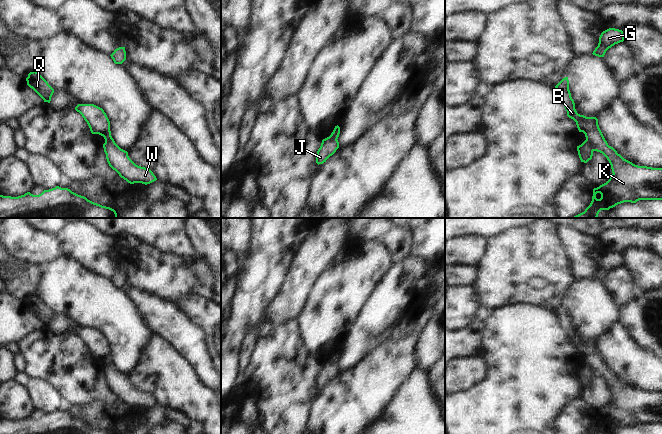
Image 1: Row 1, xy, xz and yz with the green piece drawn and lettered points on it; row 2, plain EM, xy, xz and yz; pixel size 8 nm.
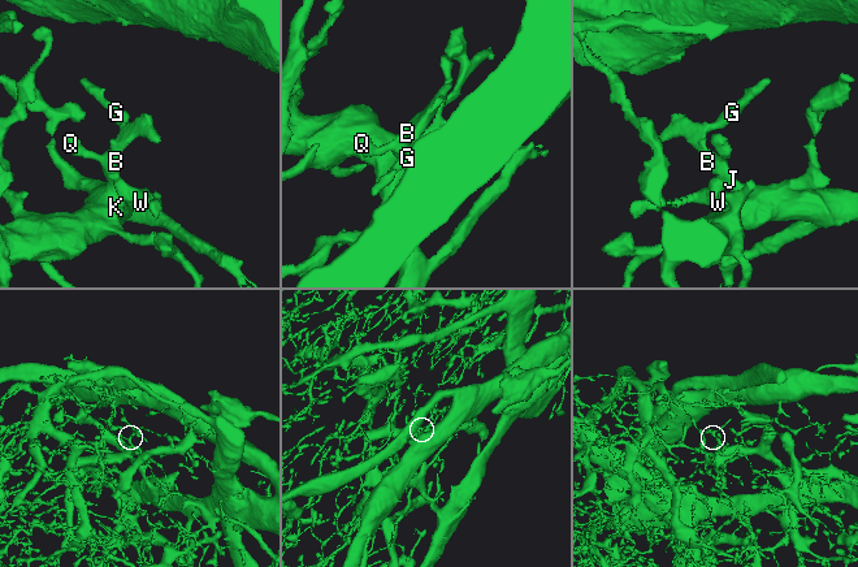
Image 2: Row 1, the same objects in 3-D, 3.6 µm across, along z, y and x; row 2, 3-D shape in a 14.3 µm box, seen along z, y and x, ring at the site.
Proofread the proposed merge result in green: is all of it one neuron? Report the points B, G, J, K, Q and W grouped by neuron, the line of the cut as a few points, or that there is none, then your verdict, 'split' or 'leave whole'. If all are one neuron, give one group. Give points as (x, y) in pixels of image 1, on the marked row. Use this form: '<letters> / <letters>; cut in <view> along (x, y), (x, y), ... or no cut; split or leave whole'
B G J K Q W; no cut; leave whole

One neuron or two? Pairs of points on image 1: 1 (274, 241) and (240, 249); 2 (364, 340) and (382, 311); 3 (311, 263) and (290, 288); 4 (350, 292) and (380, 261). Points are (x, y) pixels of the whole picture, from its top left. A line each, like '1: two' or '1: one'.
1: two
2: one
3: one
4: one

